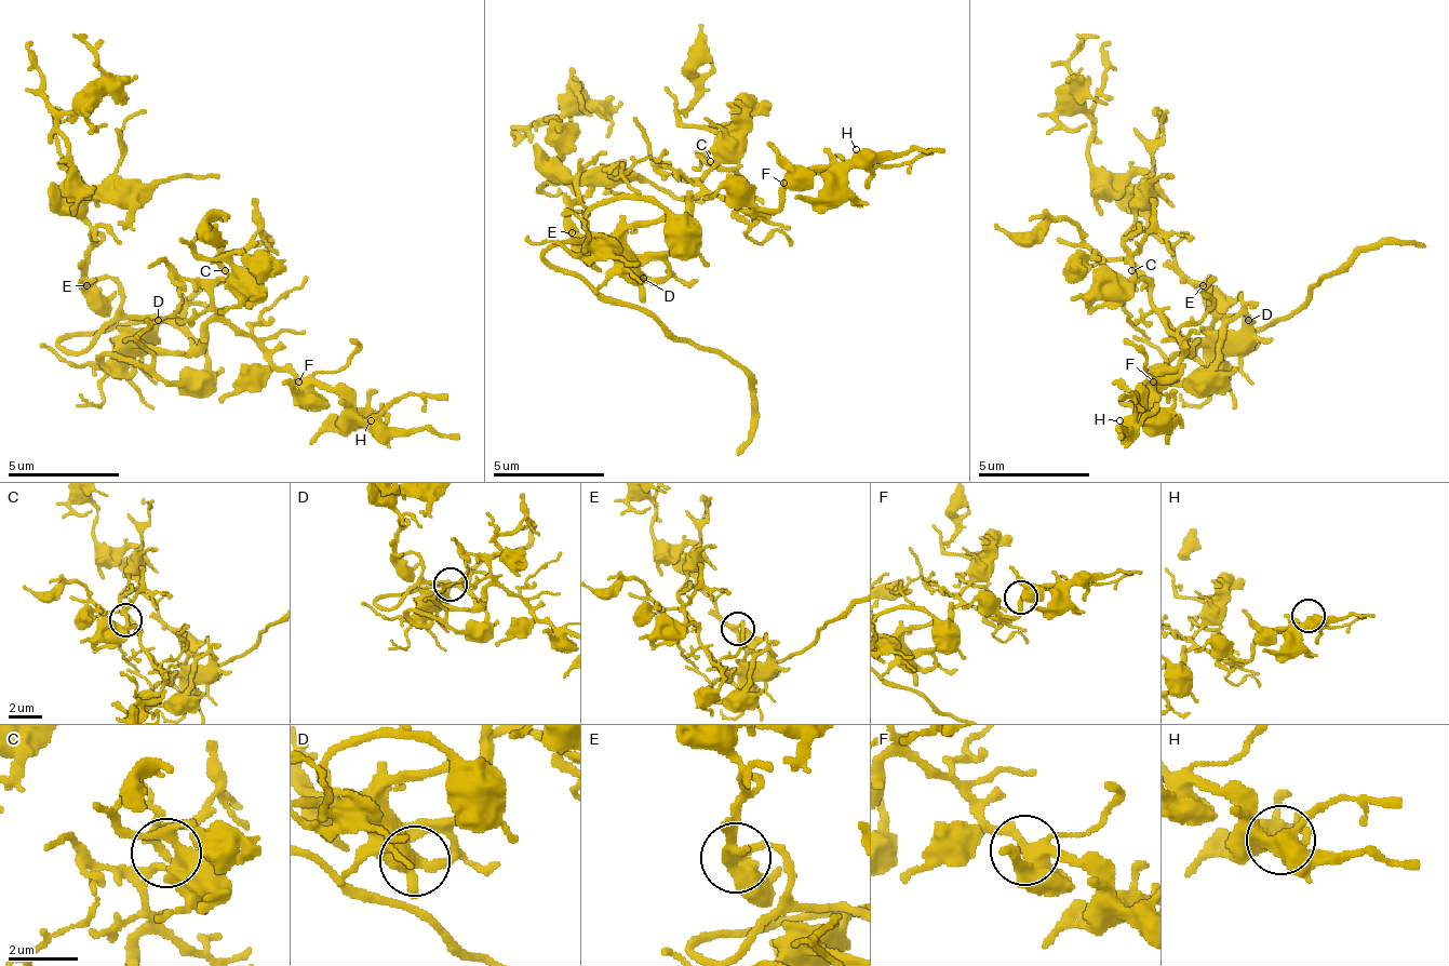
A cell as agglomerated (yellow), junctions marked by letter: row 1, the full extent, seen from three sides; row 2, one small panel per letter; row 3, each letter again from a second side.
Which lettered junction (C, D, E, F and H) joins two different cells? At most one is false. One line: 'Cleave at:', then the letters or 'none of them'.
Cleave at: none of them

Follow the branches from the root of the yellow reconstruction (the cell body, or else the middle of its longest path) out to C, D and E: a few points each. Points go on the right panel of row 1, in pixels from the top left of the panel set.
C: (1198, 337), (1193, 343), (1193, 353), (1176, 337), (1176, 325), (1153, 304), (1153, 292), (1131, 270)
D: (1198, 337), (1232, 337), (1248, 320)
E: (1198, 337), (1215, 320), (1215, 298), (1204, 286)

